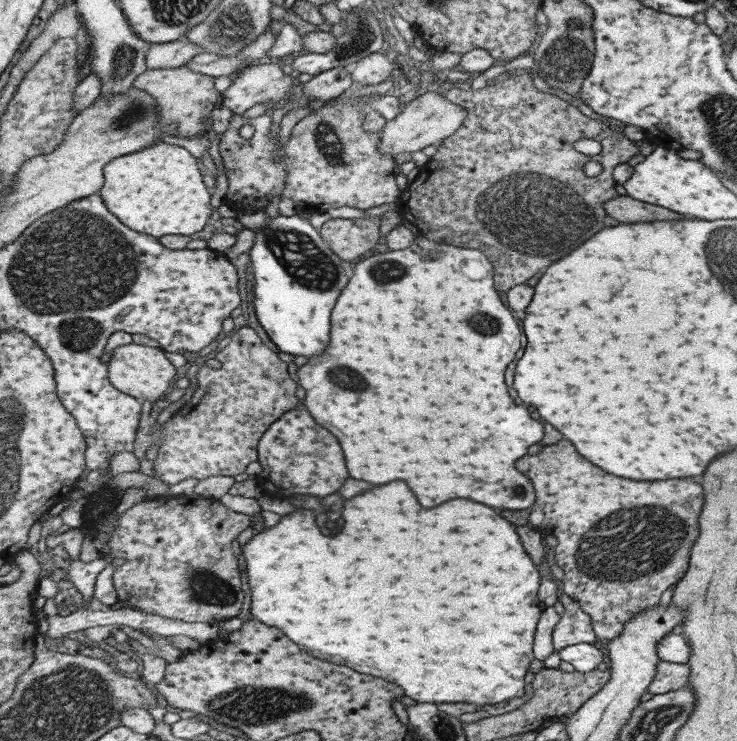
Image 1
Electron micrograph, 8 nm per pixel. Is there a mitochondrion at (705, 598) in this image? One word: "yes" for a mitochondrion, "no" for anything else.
no

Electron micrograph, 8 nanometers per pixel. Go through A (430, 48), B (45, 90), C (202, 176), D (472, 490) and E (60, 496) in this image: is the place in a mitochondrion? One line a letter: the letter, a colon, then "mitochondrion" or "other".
A: other
B: other
C: other
D: other
E: other

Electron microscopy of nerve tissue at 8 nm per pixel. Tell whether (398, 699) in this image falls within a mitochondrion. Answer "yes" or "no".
no

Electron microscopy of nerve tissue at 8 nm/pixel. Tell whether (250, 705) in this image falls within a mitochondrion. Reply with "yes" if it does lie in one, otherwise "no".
yes

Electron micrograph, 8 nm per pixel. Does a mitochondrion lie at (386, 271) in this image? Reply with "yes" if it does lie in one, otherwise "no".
yes

